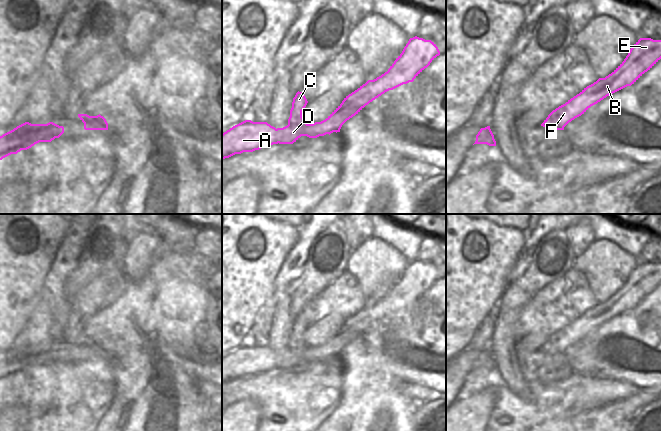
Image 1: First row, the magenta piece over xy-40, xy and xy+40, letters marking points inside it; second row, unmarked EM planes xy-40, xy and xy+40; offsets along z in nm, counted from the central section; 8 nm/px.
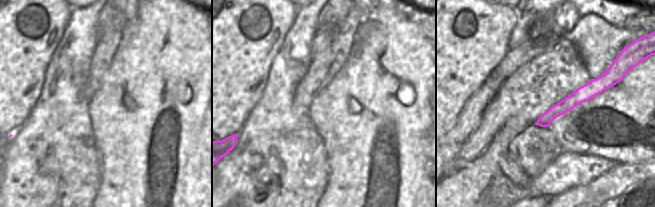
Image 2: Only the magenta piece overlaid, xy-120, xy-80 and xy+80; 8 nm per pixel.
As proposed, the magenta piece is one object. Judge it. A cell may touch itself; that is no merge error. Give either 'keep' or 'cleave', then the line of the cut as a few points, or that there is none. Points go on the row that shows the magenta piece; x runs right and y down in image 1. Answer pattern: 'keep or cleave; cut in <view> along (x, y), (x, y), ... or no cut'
keep; no cut

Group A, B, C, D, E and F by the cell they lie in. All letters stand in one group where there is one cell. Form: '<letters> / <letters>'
A B C D E F

